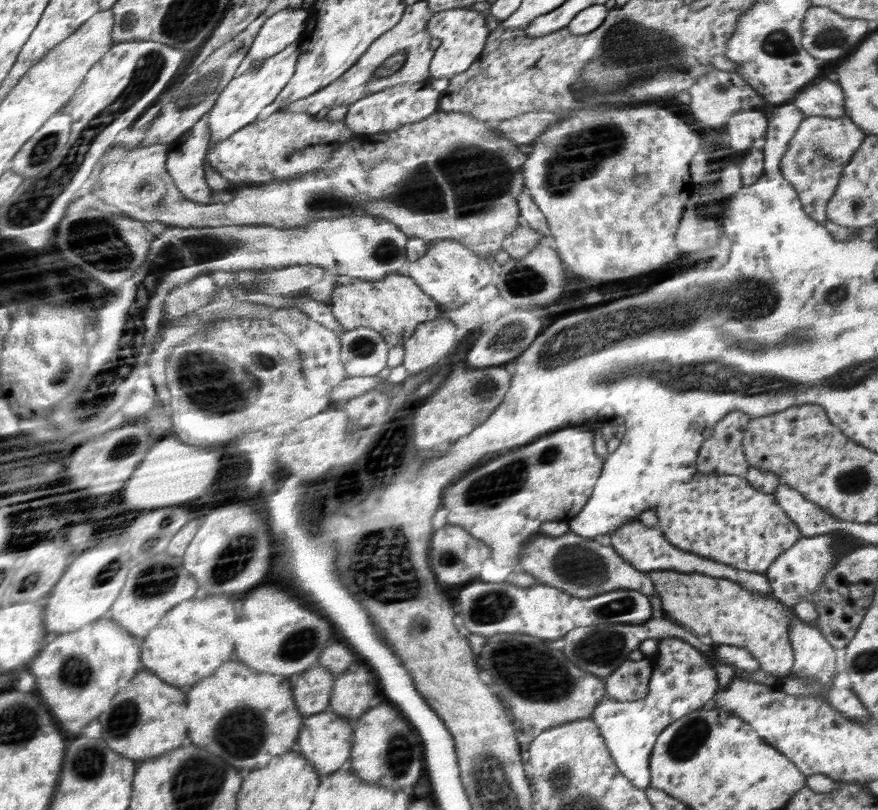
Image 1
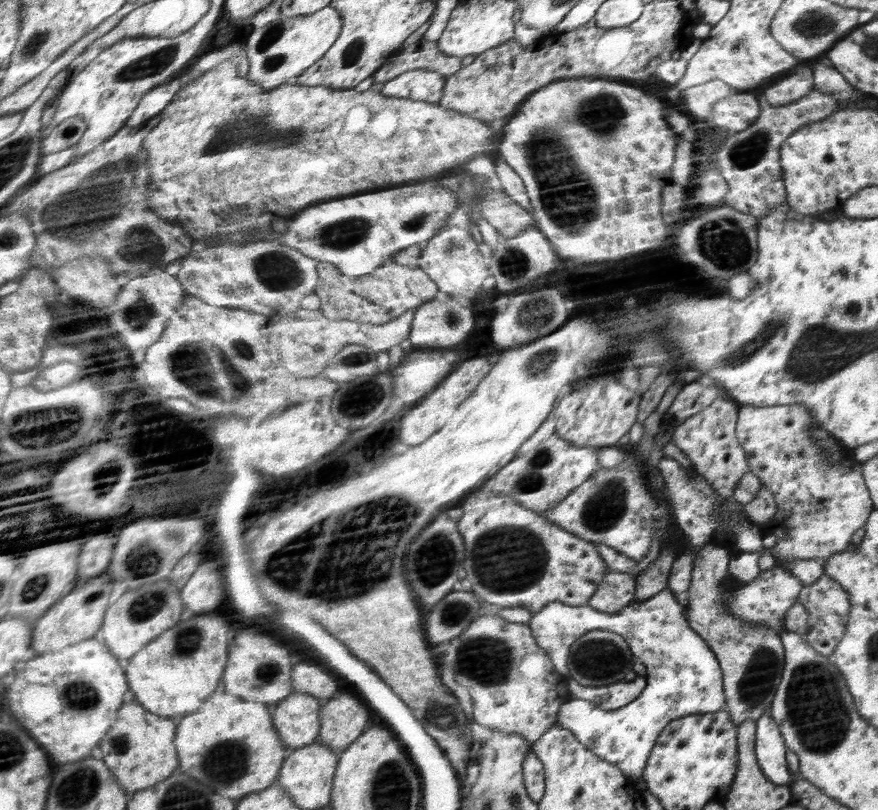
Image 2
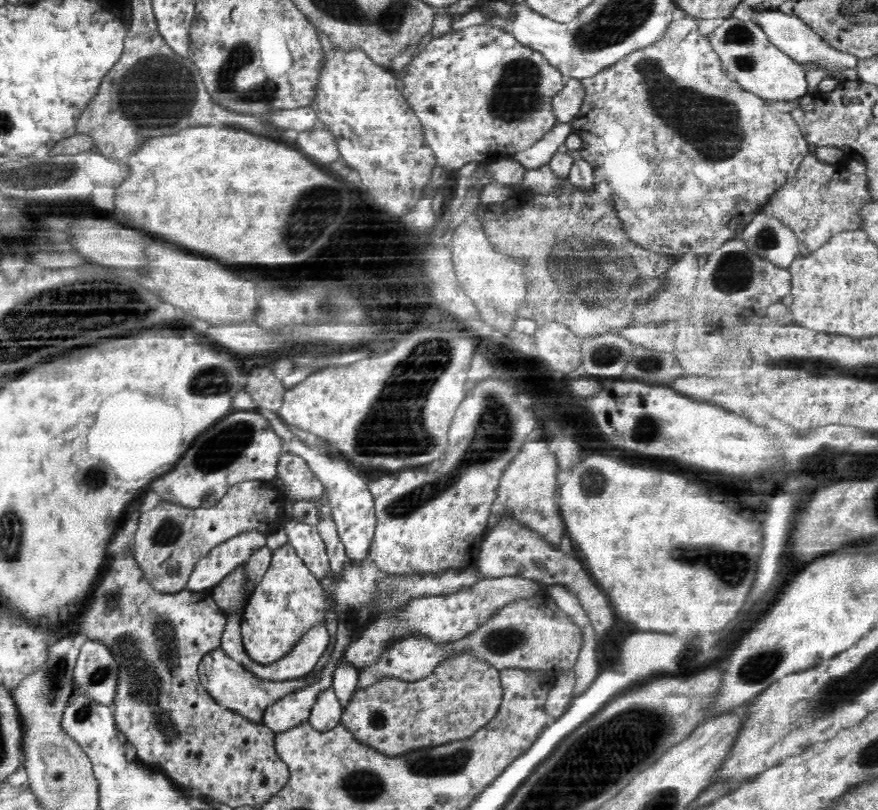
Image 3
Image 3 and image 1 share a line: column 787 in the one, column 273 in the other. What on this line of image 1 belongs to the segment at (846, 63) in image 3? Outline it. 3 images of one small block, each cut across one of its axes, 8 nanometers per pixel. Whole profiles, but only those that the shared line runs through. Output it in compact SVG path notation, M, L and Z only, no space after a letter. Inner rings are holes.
M289 7L269 16L257 34L252 48L246 54L246 62L242 62L242 70L238 70L238 76L240 72L244 73L246 68L250 68L250 62L264 61L280 50L286 49L288 44L292 45L294 40L299 40L298 36L304 32L308 18L306 10Z

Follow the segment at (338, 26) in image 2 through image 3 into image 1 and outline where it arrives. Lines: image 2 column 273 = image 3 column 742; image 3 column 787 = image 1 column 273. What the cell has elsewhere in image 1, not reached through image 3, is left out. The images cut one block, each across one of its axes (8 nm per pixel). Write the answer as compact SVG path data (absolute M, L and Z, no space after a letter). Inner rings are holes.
M294 42L294 45L286 46L286 49L282 49L272 57L260 62L256 69L250 67L250 70L245 70L241 76L233 79L233 82L222 92L217 105L207 117L210 127L212 127L213 144L211 148L226 139L230 139L234 133L245 128L246 125L252 124L258 118L262 108L266 108L268 104L274 102L278 93L294 76L296 62L298 62L300 54L302 54L301 42Z

